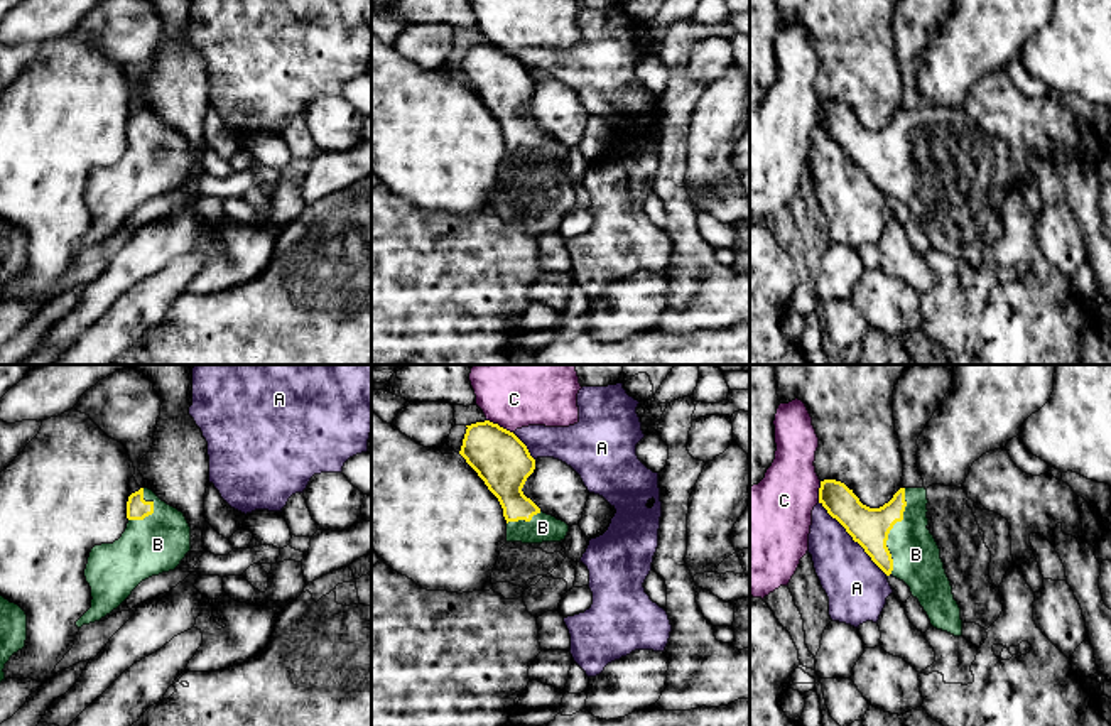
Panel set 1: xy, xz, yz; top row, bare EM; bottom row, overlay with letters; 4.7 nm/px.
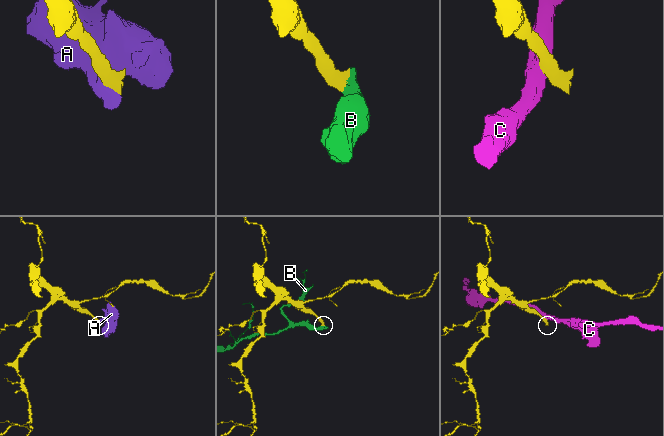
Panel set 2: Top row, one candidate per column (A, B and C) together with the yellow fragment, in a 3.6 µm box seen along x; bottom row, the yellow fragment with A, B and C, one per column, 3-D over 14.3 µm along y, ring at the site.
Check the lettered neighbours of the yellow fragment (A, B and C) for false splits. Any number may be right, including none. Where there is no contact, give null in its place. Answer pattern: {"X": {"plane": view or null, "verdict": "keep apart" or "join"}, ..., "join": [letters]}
{"A": {"plane": "yz", "verdict": "keep apart"}, "B": {"plane": "yz", "verdict": "join"}, "C": {"plane": "xz", "verdict": "keep apart"}, "join": ["B"]}

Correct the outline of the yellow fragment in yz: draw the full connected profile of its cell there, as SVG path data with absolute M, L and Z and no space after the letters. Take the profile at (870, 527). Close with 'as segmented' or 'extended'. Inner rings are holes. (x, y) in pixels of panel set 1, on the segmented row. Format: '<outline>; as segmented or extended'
M821 481L819 503L886 574L903 581L927 613L930 625L962 635L961 608L927 528L927 490L900 488L880 508L870 508L844 483Z; extended

